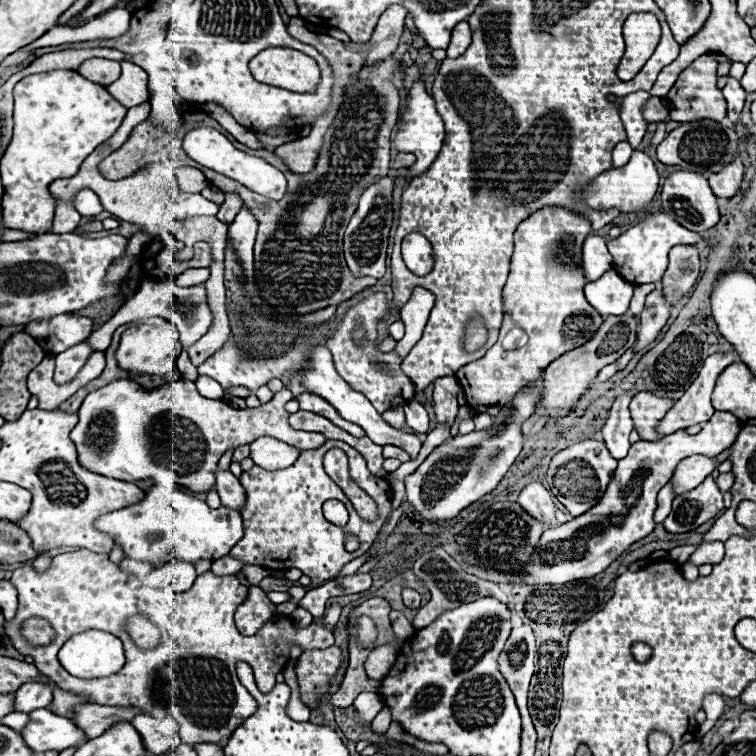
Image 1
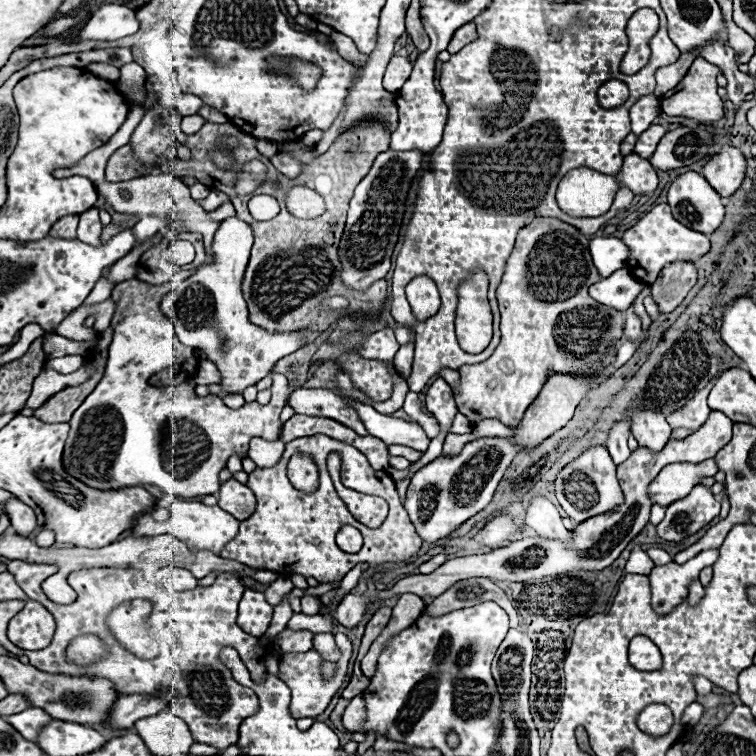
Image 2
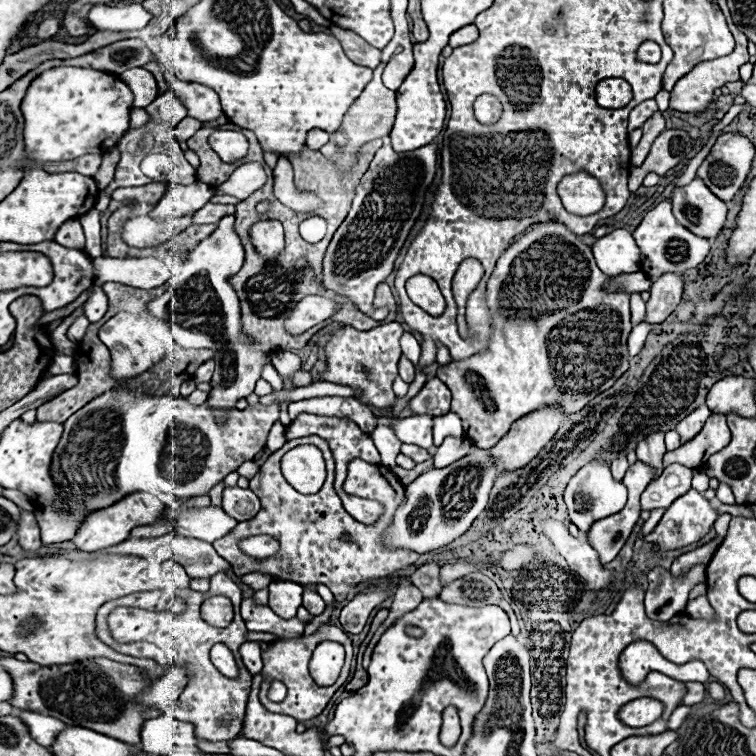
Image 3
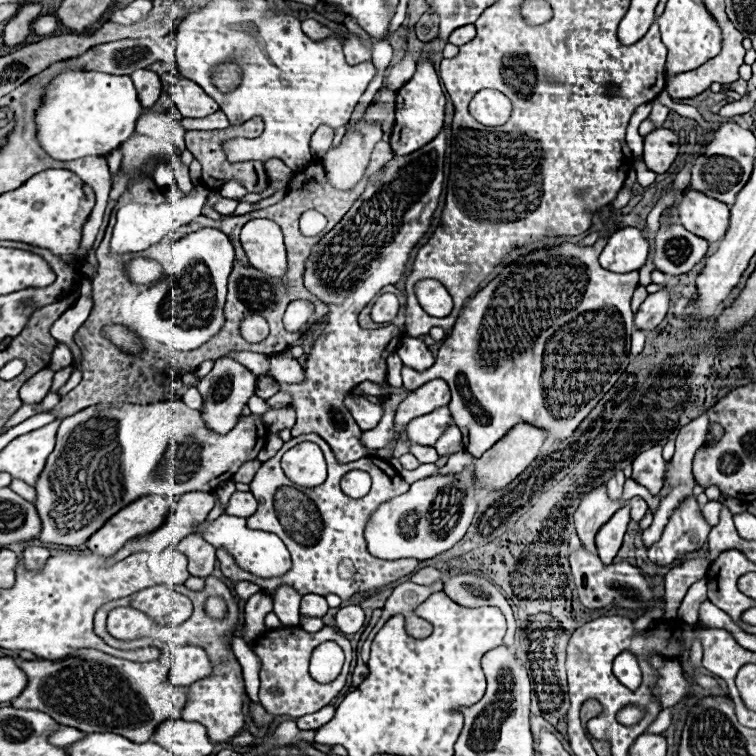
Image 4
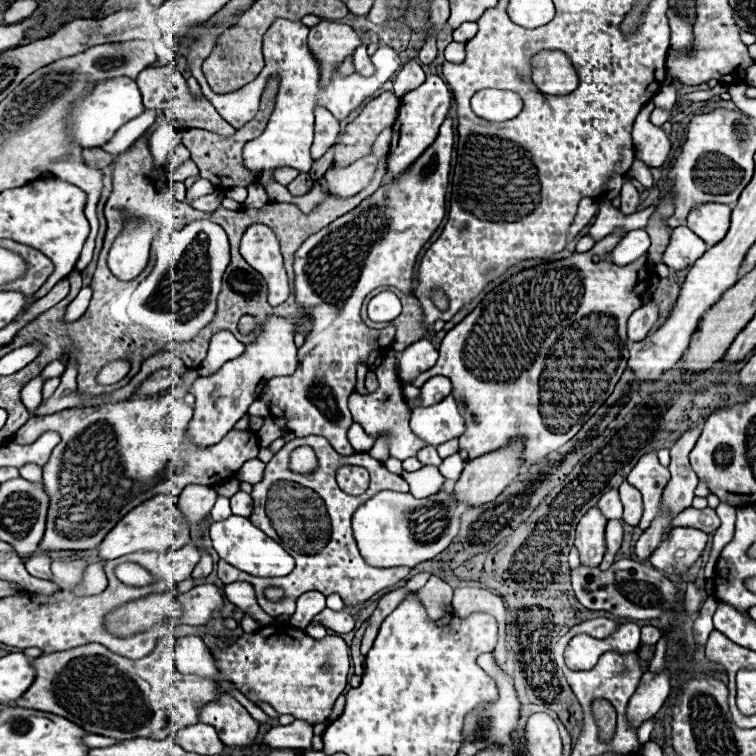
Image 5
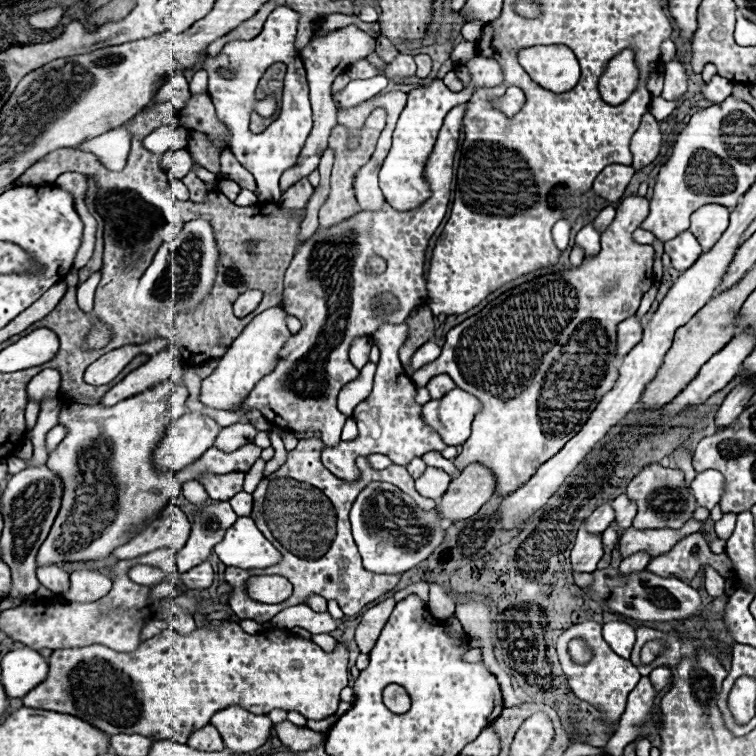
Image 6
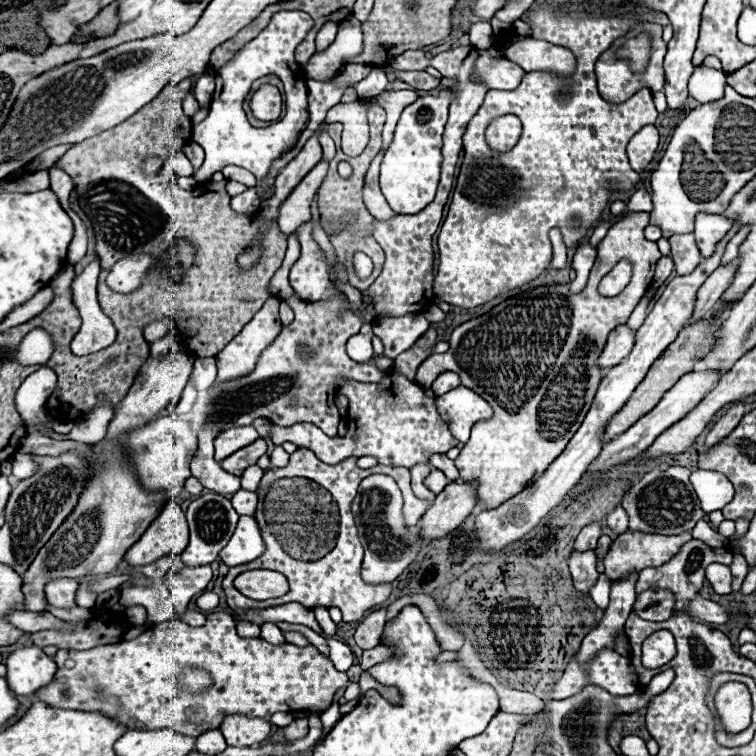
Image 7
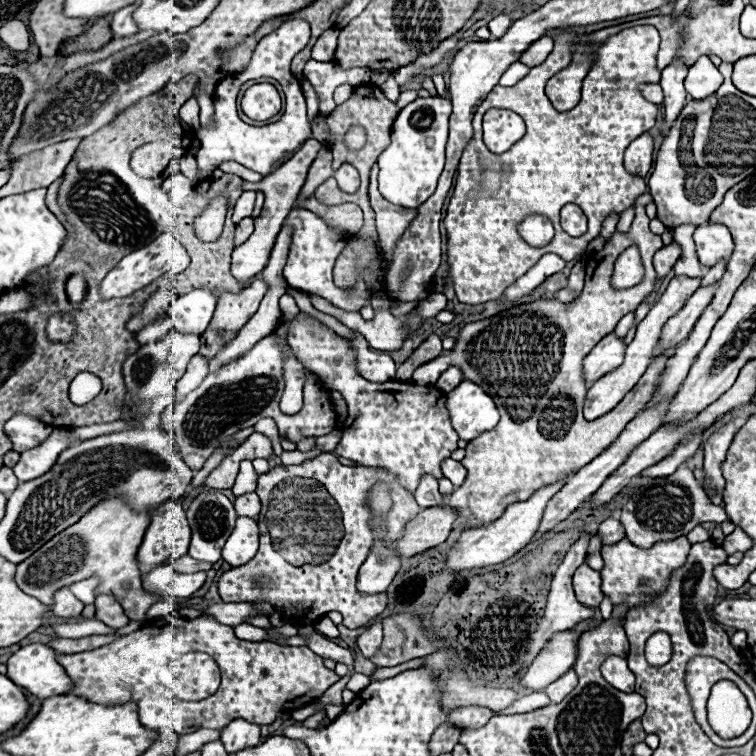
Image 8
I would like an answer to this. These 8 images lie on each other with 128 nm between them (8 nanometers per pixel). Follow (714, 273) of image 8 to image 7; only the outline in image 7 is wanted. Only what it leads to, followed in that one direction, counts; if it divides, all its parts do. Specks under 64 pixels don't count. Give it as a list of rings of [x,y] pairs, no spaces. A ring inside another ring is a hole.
[[[742,228],[742,230],[740,230],[740,232],[726,244],[726,252],[724,252],[720,264],[728,264],[732,258],[738,256],[738,246],[740,246],[740,242],[744,240],[744,236],[748,236],[748,228]]]

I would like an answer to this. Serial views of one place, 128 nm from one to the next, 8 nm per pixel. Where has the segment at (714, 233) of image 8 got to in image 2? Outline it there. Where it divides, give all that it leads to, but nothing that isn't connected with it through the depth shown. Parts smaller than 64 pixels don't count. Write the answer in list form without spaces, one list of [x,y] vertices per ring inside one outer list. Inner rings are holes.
[[[698,172],[680,174],[672,182],[668,190],[668,204],[676,220],[704,234],[716,232],[726,214],[720,196]]]

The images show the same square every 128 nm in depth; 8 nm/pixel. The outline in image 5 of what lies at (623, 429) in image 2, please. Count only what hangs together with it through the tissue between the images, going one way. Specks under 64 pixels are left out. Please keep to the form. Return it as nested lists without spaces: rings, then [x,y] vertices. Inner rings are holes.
[[[618,490],[606,492],[606,494],[600,498],[598,508],[600,508],[600,512],[604,512],[604,516],[606,516],[608,520],[618,520],[618,518],[622,518],[622,502],[620,502],[620,498],[618,498]]]

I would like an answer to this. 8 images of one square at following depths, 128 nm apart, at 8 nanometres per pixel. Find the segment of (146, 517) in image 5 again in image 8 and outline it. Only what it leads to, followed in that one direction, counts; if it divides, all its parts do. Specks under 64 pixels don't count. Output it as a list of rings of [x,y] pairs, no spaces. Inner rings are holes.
[[[176,499],[168,500],[152,512],[150,526],[138,550],[138,562],[142,566],[160,566],[188,554],[192,534],[186,522],[186,512]]]

